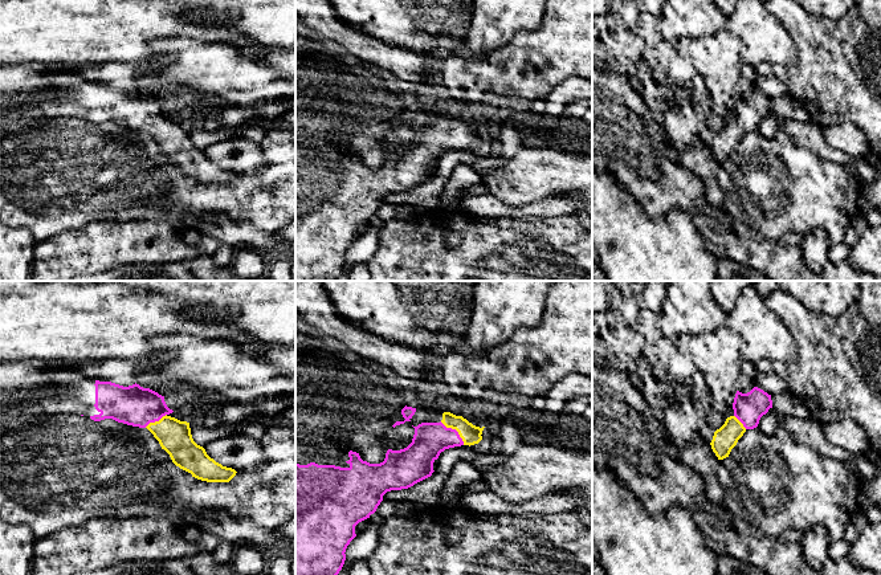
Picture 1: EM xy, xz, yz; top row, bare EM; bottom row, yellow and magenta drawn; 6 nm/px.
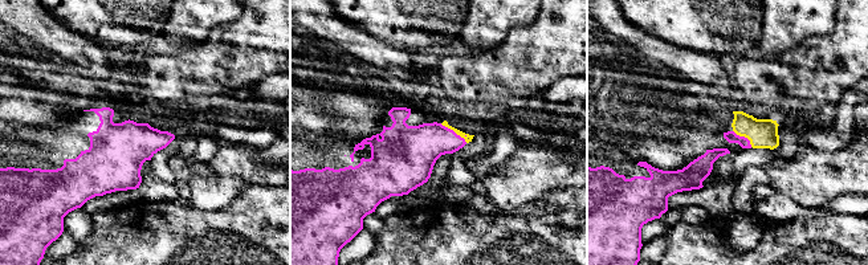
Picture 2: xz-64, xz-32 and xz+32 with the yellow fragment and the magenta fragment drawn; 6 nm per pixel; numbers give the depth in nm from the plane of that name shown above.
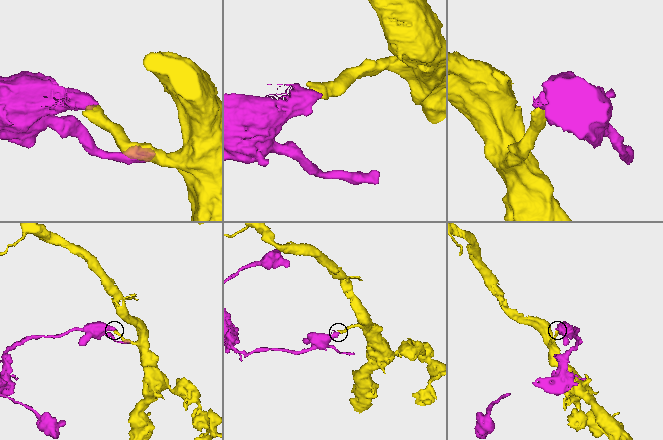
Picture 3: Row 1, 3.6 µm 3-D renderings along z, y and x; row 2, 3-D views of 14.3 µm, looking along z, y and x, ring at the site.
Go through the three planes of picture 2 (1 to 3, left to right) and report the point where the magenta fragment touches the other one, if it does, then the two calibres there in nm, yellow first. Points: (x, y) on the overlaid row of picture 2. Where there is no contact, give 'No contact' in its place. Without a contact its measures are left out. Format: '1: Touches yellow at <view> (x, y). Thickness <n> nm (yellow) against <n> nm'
1: No contact
2: Touches yellow at xz-32 (453, 130). Thickness 50 nm (yellow) against 280 nm
3: Touches yellow at xz+32 (744, 135). Thickness 180 nm (yellow) against 70 nm

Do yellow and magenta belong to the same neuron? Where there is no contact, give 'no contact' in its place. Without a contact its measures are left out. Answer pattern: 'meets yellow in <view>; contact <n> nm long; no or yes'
meets yellow in xz; contact 200 nm long; yes

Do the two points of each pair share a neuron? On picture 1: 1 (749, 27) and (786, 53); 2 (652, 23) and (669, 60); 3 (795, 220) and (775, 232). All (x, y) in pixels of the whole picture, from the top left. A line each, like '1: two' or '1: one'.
1: one
2: one
3: one

